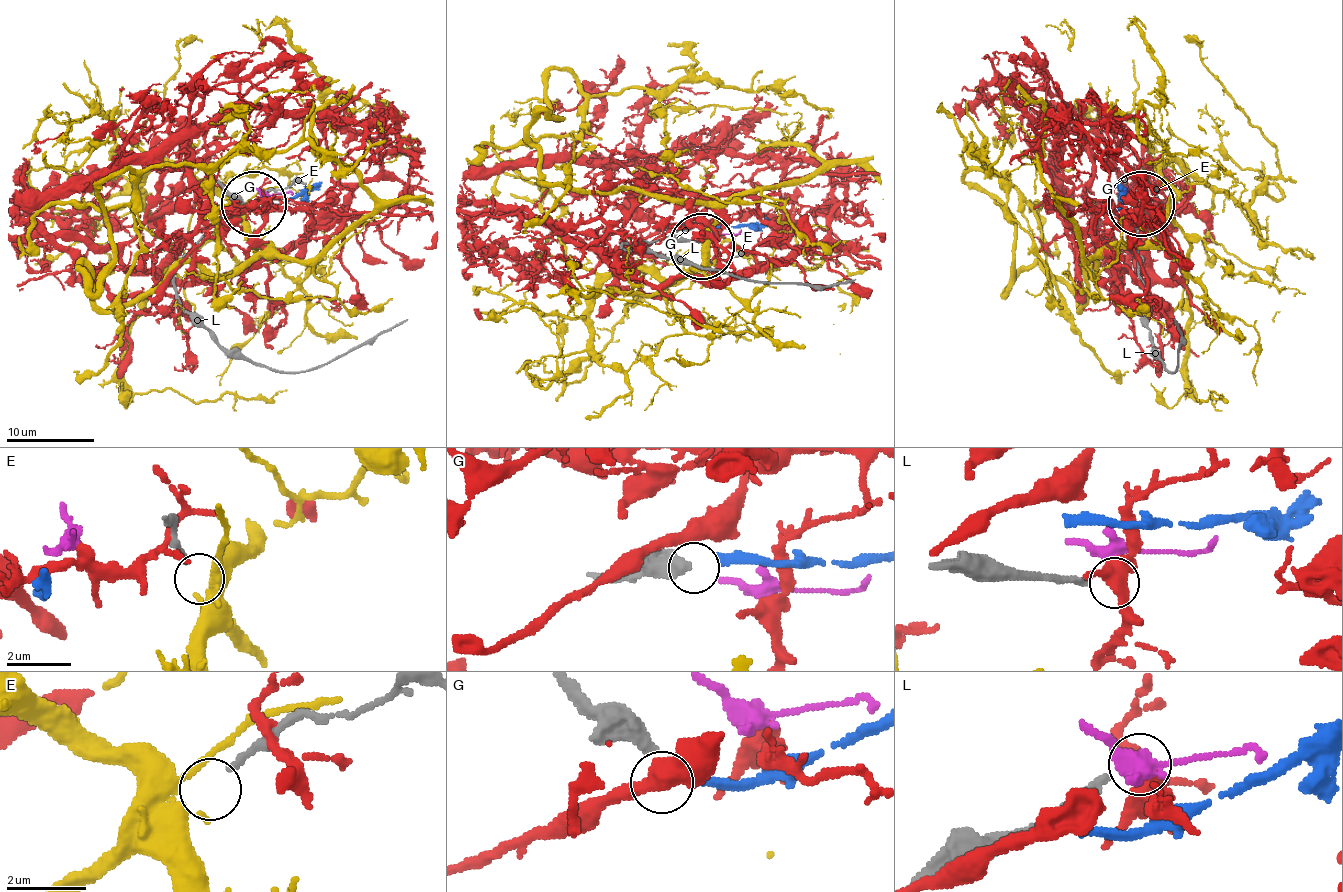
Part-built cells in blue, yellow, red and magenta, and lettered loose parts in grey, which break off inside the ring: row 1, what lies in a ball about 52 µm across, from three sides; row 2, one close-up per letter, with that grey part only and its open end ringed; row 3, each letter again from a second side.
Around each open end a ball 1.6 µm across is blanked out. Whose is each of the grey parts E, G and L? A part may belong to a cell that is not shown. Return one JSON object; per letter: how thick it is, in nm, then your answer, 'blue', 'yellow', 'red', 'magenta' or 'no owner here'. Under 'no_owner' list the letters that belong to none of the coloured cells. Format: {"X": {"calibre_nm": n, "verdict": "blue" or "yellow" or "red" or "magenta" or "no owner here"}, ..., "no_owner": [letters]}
{"E": {"calibre_nm": 160, "verdict": "yellow"}, "G": {"calibre_nm": 480, "verdict": "blue"}, "L": {"calibre_nm": 200, "verdict": "no owner here"}, "no_owner": ["L"]}

